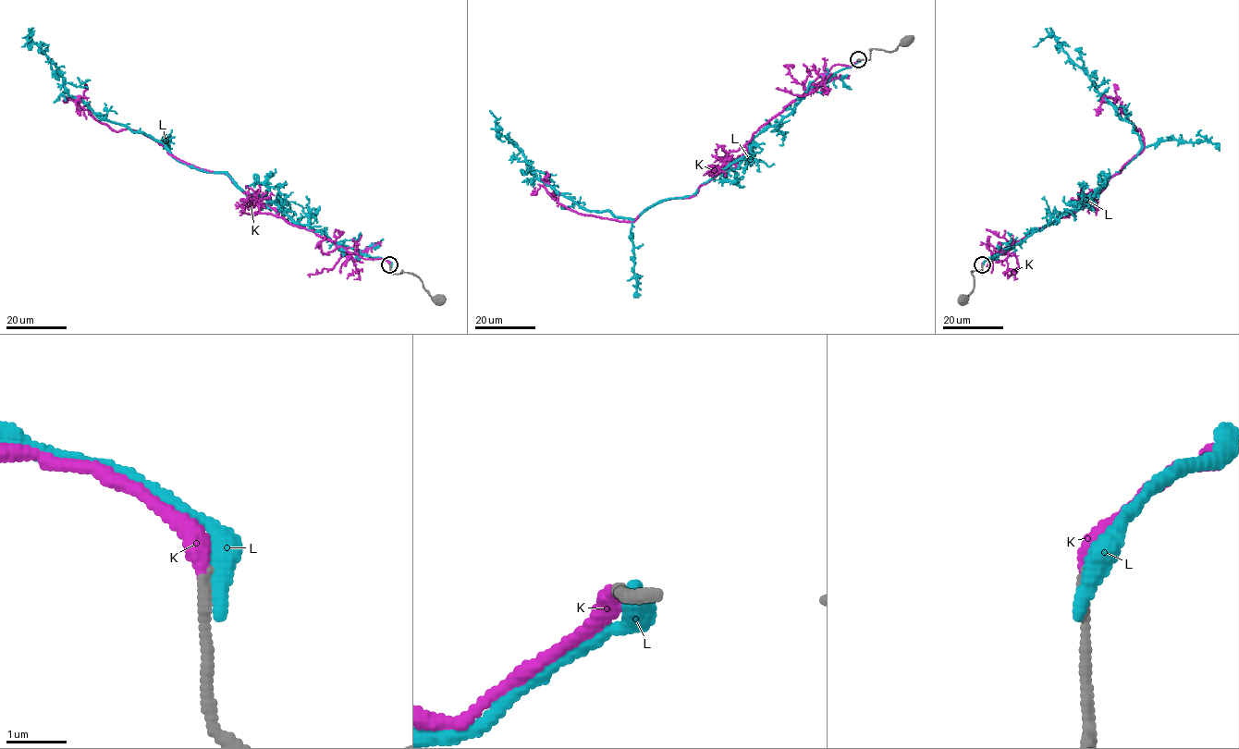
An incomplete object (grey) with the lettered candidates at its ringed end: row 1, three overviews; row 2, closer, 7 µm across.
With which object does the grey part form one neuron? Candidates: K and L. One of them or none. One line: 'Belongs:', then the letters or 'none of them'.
Belongs: K

